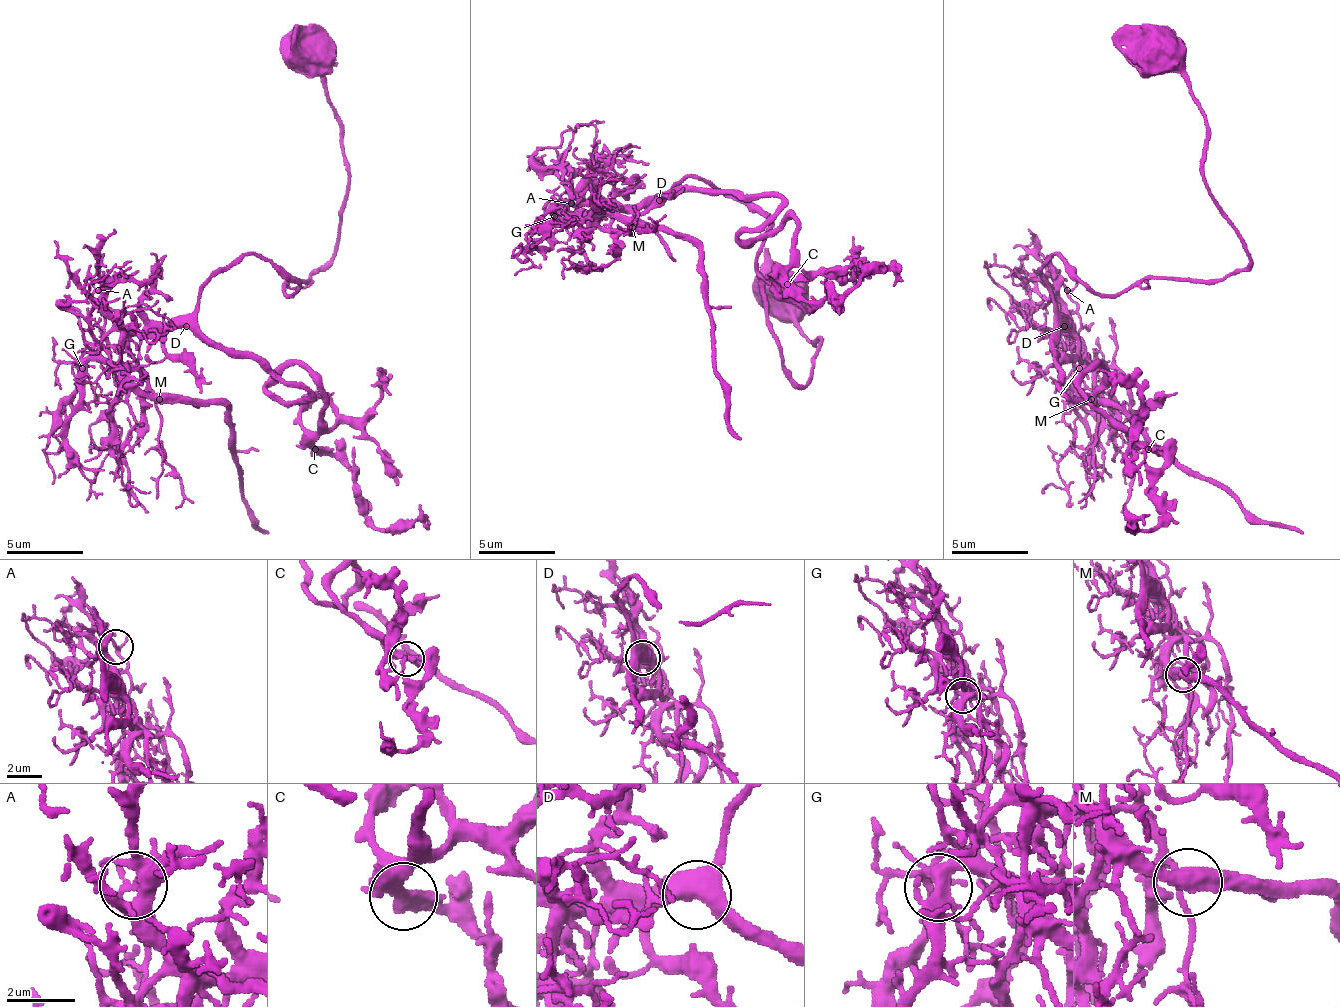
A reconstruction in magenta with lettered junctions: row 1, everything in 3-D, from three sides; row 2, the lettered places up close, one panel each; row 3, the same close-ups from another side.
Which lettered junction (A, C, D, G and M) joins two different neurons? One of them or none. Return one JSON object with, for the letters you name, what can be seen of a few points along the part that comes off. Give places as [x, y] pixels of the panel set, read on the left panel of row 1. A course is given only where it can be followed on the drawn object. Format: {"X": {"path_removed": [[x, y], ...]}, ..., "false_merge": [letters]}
{"A": {"path_removed": [[97, 291], [93, 299], [105, 318], [101, 353], [151, 395], [198, 399], [225, 407], [240, 500], [267, 535]]}, "false_merge": ["A"]}

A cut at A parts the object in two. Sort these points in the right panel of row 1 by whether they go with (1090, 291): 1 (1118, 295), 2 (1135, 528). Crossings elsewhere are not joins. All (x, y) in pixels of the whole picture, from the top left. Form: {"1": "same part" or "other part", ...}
{"1": "same part", "2": "same part"}

